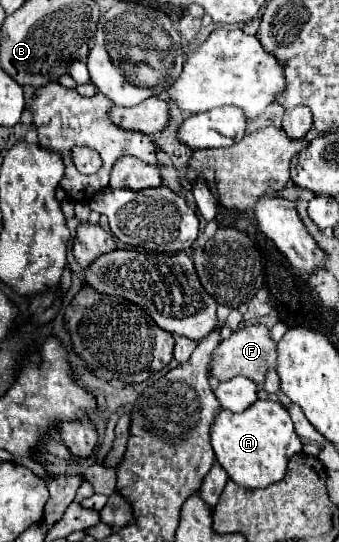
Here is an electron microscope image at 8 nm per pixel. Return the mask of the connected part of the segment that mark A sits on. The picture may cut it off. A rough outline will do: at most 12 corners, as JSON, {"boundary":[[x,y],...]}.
{"boundary":[[221,409],[215,459],[247,489],[283,481],[303,449],[289,411]]}

